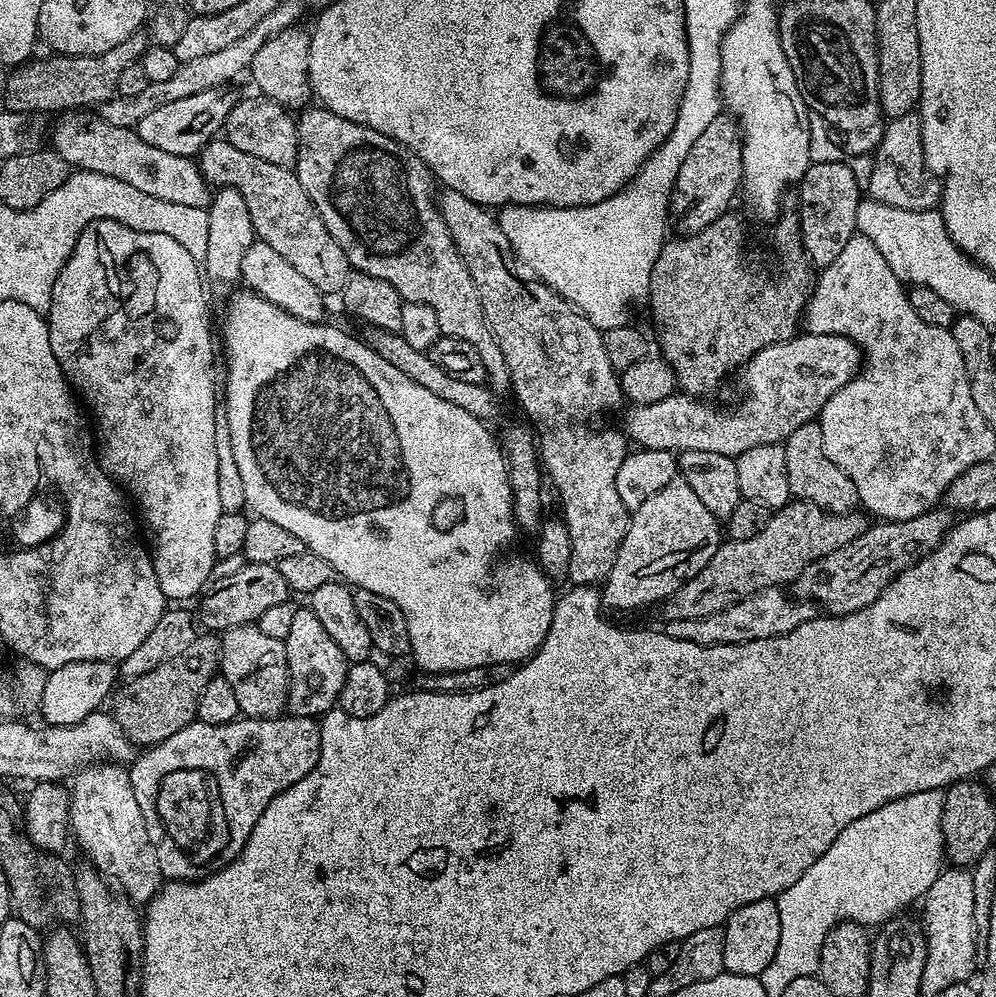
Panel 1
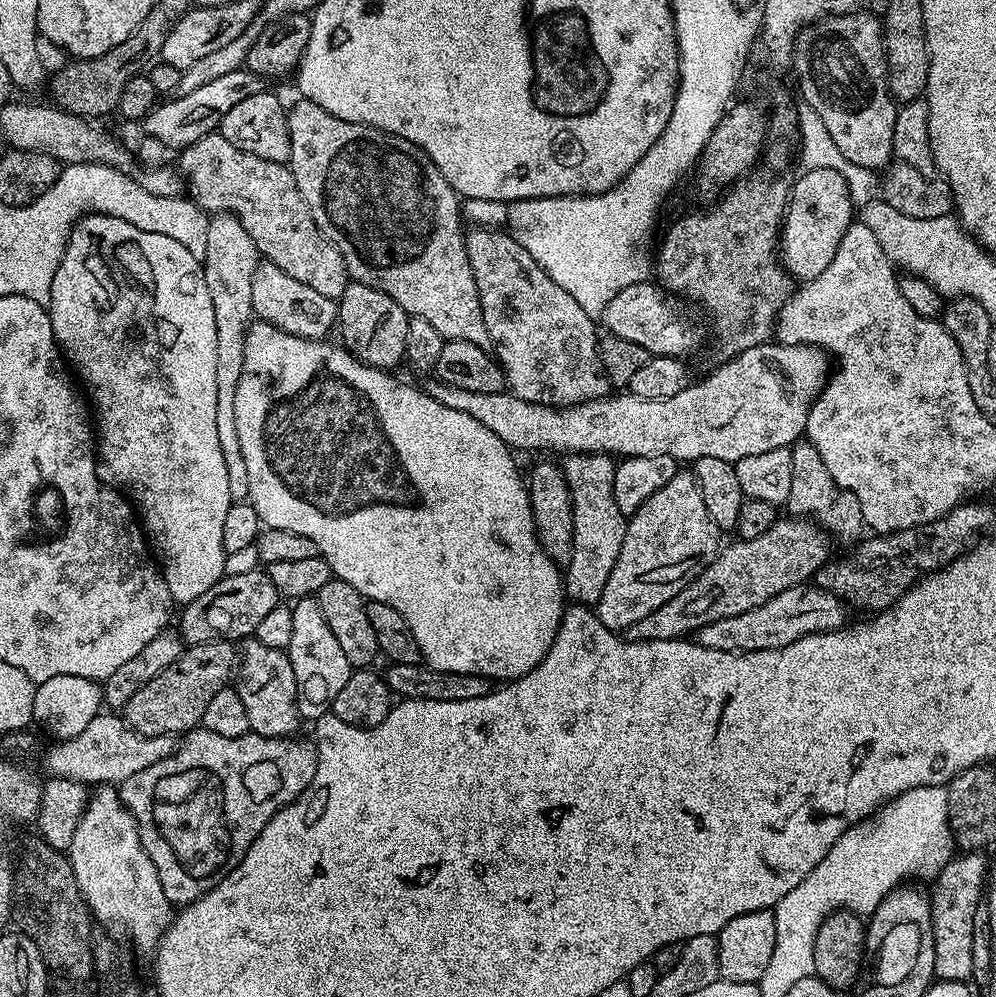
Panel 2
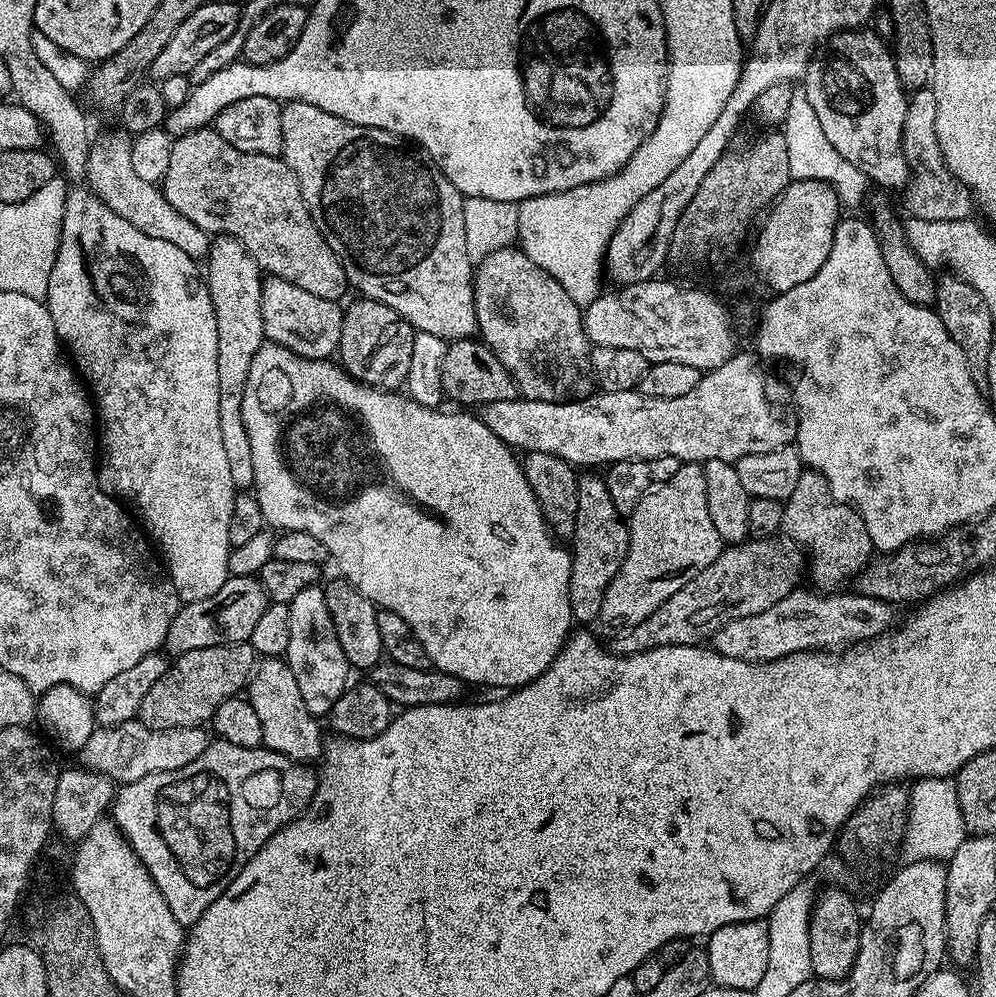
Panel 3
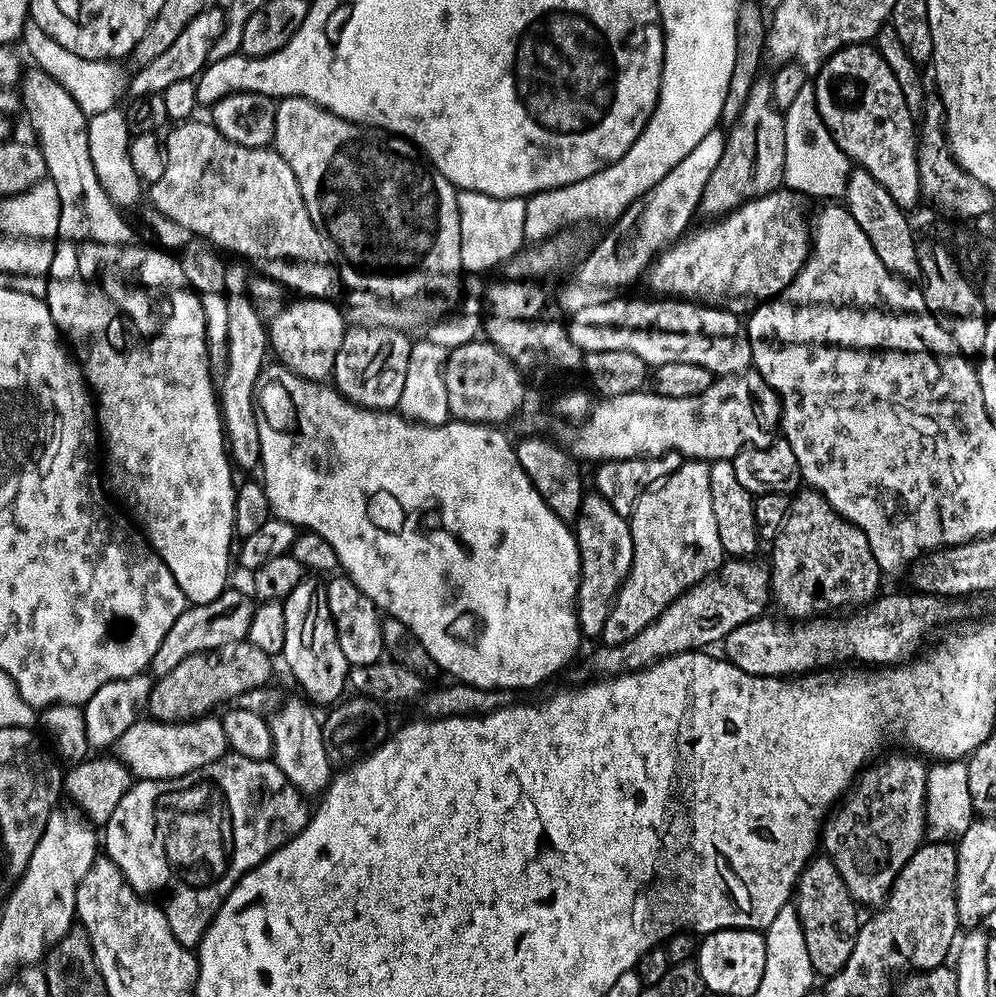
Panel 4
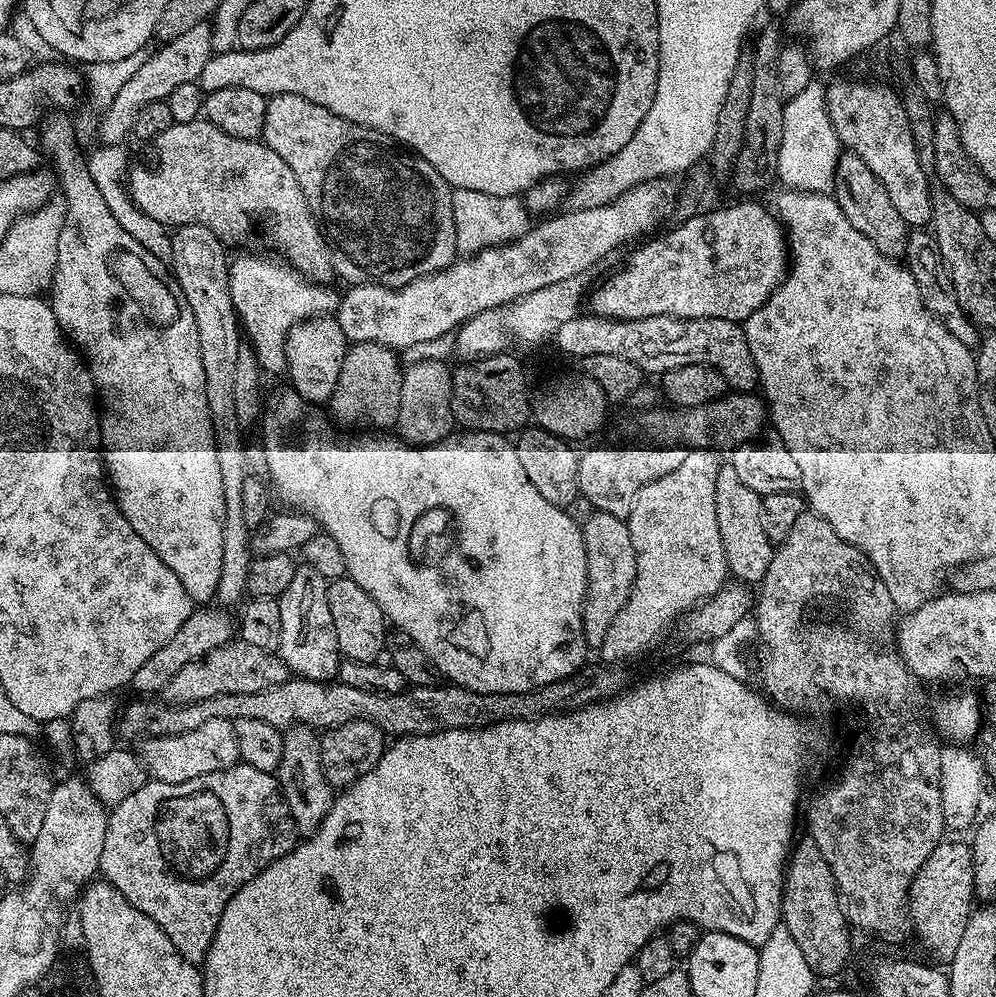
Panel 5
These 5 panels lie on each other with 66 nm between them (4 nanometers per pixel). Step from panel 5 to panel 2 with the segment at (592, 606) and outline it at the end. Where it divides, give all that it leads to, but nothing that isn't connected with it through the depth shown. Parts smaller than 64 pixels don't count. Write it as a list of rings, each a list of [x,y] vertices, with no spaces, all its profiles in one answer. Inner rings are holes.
[[[568,454],[563,457],[564,477],[572,499],[574,518],[574,554],[563,569],[565,597],[572,604],[594,606],[606,590],[606,578],[618,562],[618,550],[622,550],[622,538],[628,529],[626,517],[614,502],[614,470],[617,461],[608,454]]]

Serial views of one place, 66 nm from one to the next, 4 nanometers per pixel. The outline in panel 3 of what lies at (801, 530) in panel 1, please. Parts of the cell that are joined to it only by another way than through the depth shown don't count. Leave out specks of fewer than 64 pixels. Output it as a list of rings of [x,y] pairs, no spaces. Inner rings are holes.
[[[752,538],[745,543],[725,547],[718,554],[718,558],[714,558],[714,562],[710,562],[710,566],[702,570],[702,574],[682,586],[678,594],[670,594],[670,598],[666,598],[666,602],[662,602],[662,606],[658,606],[658,610],[650,614],[650,618],[638,622],[638,626],[615,633],[611,637],[611,651],[618,656],[633,656],[639,652],[649,652],[658,646],[700,644],[712,637],[719,628],[726,626],[726,622],[734,622],[734,618],[750,618],[754,614],[762,614],[762,610],[770,610],[774,602],[782,602],[782,598],[797,591],[799,584],[796,583],[799,582],[800,572],[802,576],[802,569],[806,564],[799,547],[789,546],[787,543],[779,544],[778,541],[776,538]]]

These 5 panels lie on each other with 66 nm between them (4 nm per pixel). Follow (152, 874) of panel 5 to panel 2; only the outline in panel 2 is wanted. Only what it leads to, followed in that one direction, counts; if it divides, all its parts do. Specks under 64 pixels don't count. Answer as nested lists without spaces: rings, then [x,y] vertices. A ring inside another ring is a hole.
[[[193,730],[183,737],[182,743],[172,755],[167,756],[162,762],[154,762],[154,766],[146,766],[134,778],[126,778],[119,785],[118,791],[121,802],[128,809],[129,814],[136,820],[136,827],[140,829],[140,841],[150,858],[154,862],[154,870],[158,870],[158,882],[162,882],[162,890],[166,898],[174,906],[187,906],[201,900],[212,888],[218,887],[233,870],[242,862],[242,858],[250,850],[250,846],[258,838],[263,828],[275,818],[288,804],[293,804],[302,793],[314,782],[316,769],[316,745],[311,739],[296,740],[297,738],[281,738],[279,736],[258,736],[253,731],[248,731],[238,738],[222,738],[222,734],[214,734],[203,730]]]

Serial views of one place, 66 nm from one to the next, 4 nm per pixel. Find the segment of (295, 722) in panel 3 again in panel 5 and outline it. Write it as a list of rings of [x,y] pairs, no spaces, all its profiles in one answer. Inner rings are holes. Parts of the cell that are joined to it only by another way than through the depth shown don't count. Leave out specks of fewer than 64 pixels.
[[[293,726],[284,732],[282,742],[282,762],[278,769],[280,788],[284,792],[284,801],[297,833],[317,832],[326,818],[334,799],[332,783],[322,770],[320,736],[307,726]]]

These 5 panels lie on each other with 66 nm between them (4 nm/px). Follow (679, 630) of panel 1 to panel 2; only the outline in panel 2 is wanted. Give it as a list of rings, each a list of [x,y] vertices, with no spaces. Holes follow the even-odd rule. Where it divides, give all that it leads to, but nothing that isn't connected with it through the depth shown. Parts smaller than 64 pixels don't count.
[[[799,584],[790,590],[782,590],[762,606],[754,606],[754,610],[746,610],[746,614],[734,614],[730,618],[718,618],[718,622],[710,622],[694,633],[696,643],[710,650],[726,650],[727,652],[757,652],[758,650],[774,650],[782,646],[790,646],[800,638],[819,632],[835,632],[837,628],[849,623],[849,609],[844,601],[819,586]]]

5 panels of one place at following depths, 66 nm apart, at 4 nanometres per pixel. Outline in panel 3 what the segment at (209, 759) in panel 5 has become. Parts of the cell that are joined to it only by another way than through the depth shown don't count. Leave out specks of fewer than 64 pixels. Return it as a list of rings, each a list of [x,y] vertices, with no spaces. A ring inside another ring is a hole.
[[[132,719],[112,727],[97,727],[90,734],[90,742],[80,749],[78,753],[79,763],[86,768],[93,768],[95,772],[106,774],[117,785],[123,786],[130,782],[138,782],[138,778],[146,778],[146,774],[162,774],[166,770],[178,770],[186,766],[186,762],[192,762],[206,750],[210,742],[210,732],[207,727],[199,728],[175,728],[174,730],[150,730],[139,719]]]

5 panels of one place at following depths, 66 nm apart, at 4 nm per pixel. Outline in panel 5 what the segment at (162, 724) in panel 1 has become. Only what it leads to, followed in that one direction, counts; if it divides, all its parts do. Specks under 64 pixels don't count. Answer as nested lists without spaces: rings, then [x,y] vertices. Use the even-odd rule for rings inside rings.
[[[236,638],[227,644],[210,649],[202,658],[186,662],[174,678],[164,687],[162,696],[170,704],[202,702],[202,698],[214,698],[214,694],[254,694],[254,690],[266,690],[278,686],[290,678],[288,667],[276,652],[250,646],[250,642]]]

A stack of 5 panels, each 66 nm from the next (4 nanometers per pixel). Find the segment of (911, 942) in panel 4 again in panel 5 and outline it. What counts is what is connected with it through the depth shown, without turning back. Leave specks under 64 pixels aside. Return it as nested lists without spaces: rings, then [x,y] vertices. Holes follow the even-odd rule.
[[[941,839],[930,856],[918,870],[908,891],[908,911],[910,924],[924,944],[943,962],[951,961],[954,950],[958,950],[958,941],[962,938],[962,930],[966,930],[966,922],[974,910],[974,868],[972,866],[972,850],[967,843],[960,840]]]

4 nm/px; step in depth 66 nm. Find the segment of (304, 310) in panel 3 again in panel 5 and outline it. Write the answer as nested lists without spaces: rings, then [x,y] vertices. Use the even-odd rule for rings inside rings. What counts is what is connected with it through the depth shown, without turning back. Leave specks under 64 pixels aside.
[[[328,314],[313,316],[311,320],[296,325],[286,338],[286,376],[292,379],[291,387],[299,396],[313,405],[331,401],[338,386],[338,374],[342,374],[342,358],[348,352],[350,341],[342,334],[342,326]]]

